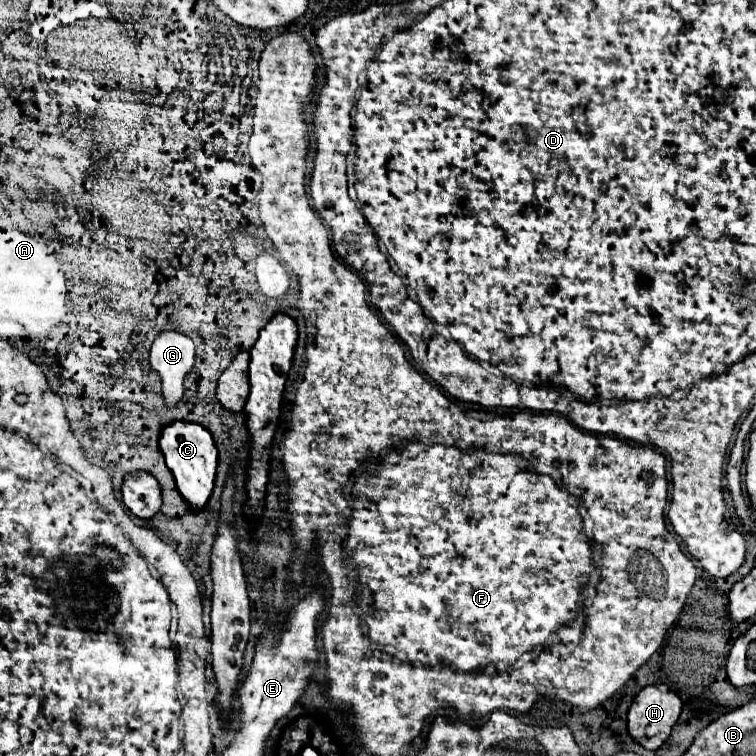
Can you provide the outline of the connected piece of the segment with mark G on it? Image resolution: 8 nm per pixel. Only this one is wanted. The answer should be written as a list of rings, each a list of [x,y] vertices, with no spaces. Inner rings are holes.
[[[174,330],[158,334],[150,350],[150,366],[162,380],[166,406],[176,408],[184,396],[184,378],[194,366],[194,342]]]

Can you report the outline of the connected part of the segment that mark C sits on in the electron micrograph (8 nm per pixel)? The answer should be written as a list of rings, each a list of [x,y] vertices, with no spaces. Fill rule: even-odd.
[[[172,422],[162,430],[160,450],[164,452],[166,464],[176,478],[176,486],[182,498],[188,502],[192,510],[202,510],[208,504],[208,498],[212,494],[214,480],[216,480],[216,466],[218,466],[218,450],[210,432],[200,424]]]

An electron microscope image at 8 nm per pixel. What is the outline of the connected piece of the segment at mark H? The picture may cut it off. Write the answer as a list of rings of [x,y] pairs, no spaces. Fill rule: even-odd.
[[[666,684],[646,686],[628,710],[628,732],[646,750],[658,750],[668,740],[680,712],[682,700]]]

